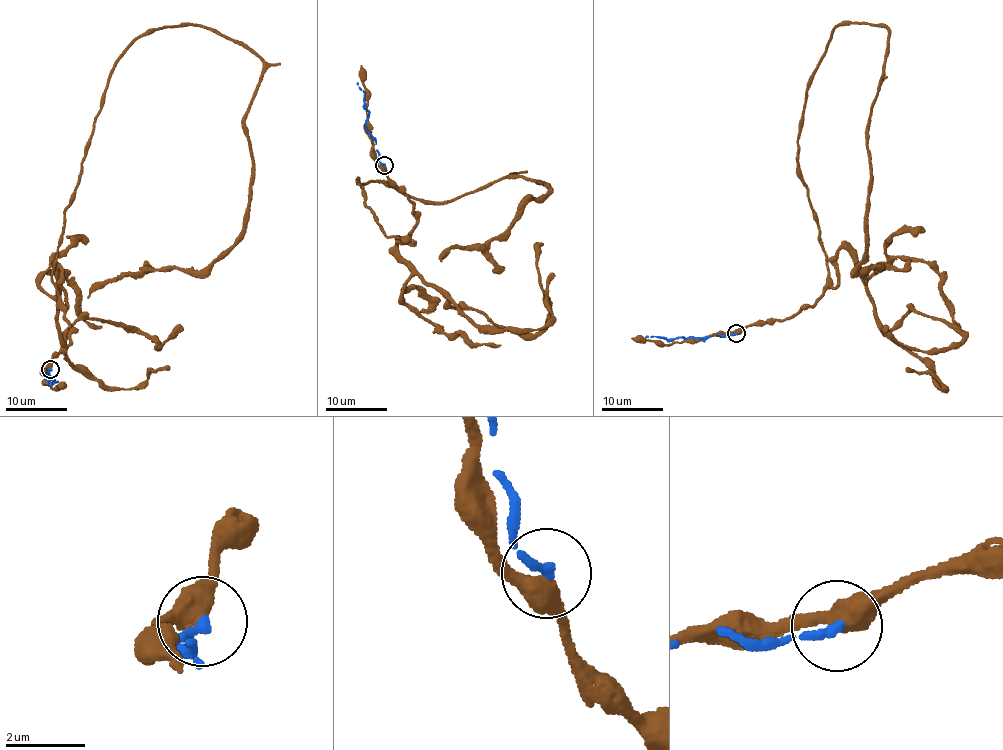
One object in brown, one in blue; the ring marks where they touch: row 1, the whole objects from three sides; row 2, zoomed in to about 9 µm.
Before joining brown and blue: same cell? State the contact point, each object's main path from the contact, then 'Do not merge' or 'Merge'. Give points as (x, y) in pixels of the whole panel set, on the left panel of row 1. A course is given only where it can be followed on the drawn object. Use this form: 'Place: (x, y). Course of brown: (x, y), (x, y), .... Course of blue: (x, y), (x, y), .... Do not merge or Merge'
Place: (50, 369). Course of brown: (50, 368), (110, 70), (174, 26), (240, 41), (263, 63), (245, 232), (88, 298). Course of blue: (50, 368), (47, 372), (51, 375), (45, 378), (54, 380), (51, 383), (57, 381), (54, 383). Do not merge

